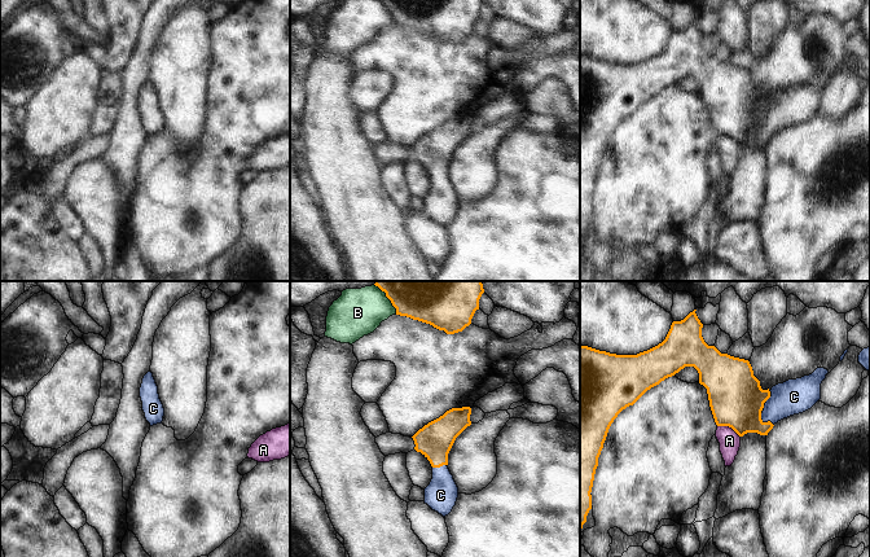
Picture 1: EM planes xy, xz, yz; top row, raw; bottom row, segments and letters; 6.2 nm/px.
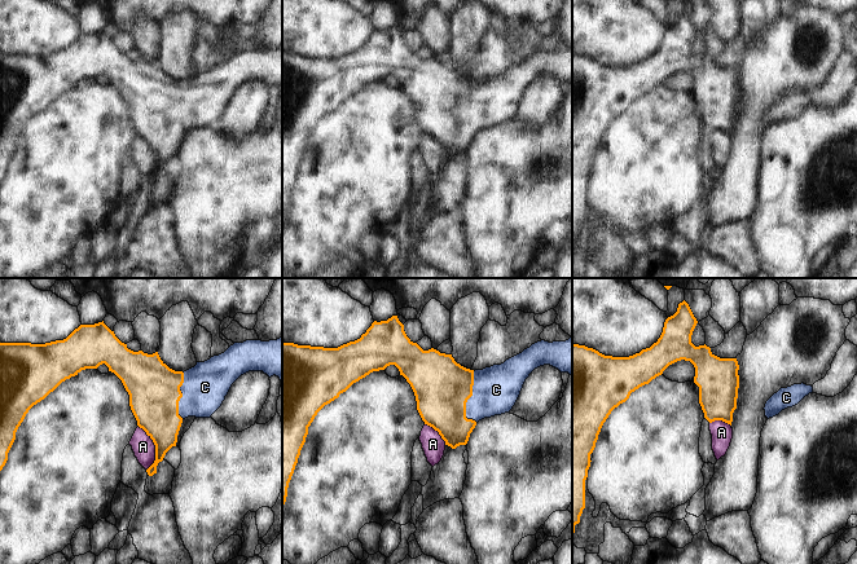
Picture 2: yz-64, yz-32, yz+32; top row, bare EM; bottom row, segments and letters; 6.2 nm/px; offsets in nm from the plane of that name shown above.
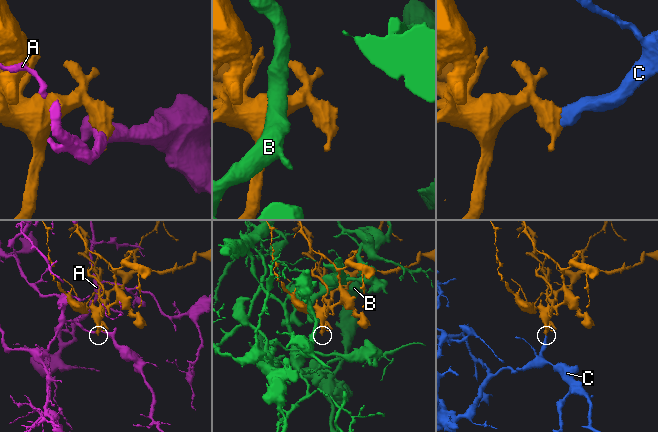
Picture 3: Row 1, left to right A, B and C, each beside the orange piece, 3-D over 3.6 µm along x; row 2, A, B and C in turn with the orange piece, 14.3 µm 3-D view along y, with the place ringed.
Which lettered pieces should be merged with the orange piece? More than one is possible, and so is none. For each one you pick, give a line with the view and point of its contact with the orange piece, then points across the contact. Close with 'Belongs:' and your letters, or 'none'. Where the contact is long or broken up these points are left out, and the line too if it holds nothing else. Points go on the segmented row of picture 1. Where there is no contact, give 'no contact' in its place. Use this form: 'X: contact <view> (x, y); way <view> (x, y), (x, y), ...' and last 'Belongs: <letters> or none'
C: contact yz (765, 422); way yz (736, 398), (765, 422), (794, 397)
Belongs: C

